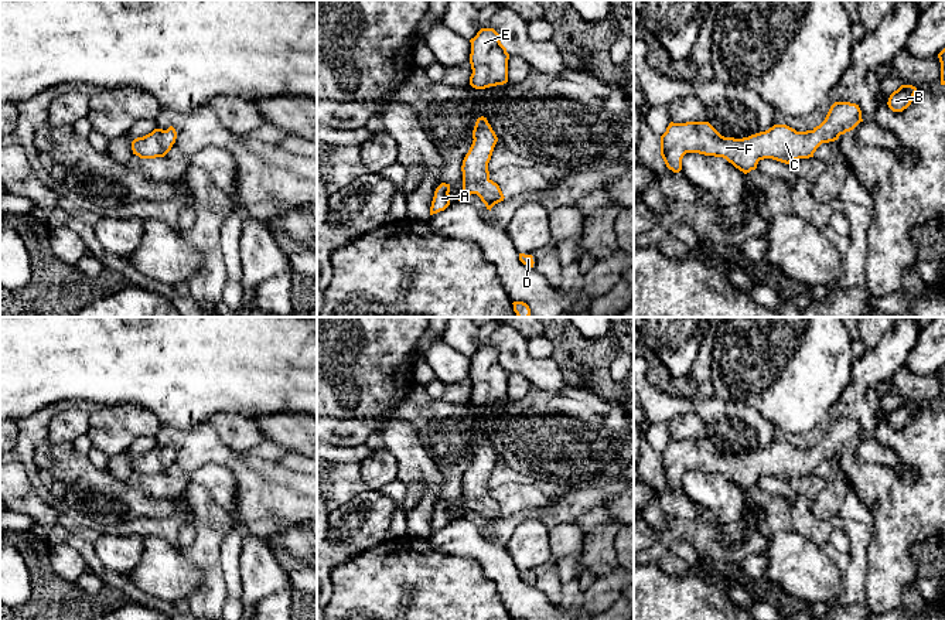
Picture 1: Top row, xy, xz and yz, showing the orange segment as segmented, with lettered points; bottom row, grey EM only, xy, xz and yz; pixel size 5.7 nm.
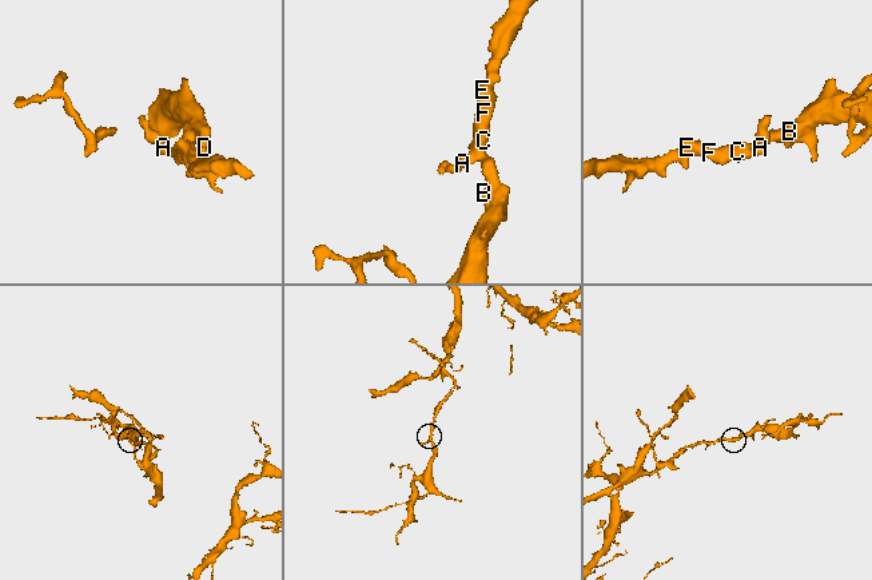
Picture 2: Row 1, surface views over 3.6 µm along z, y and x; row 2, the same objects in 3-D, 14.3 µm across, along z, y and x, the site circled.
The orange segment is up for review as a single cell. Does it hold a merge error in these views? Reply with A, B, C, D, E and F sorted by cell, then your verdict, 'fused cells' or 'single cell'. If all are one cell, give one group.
groups A B C D E F; single cell

